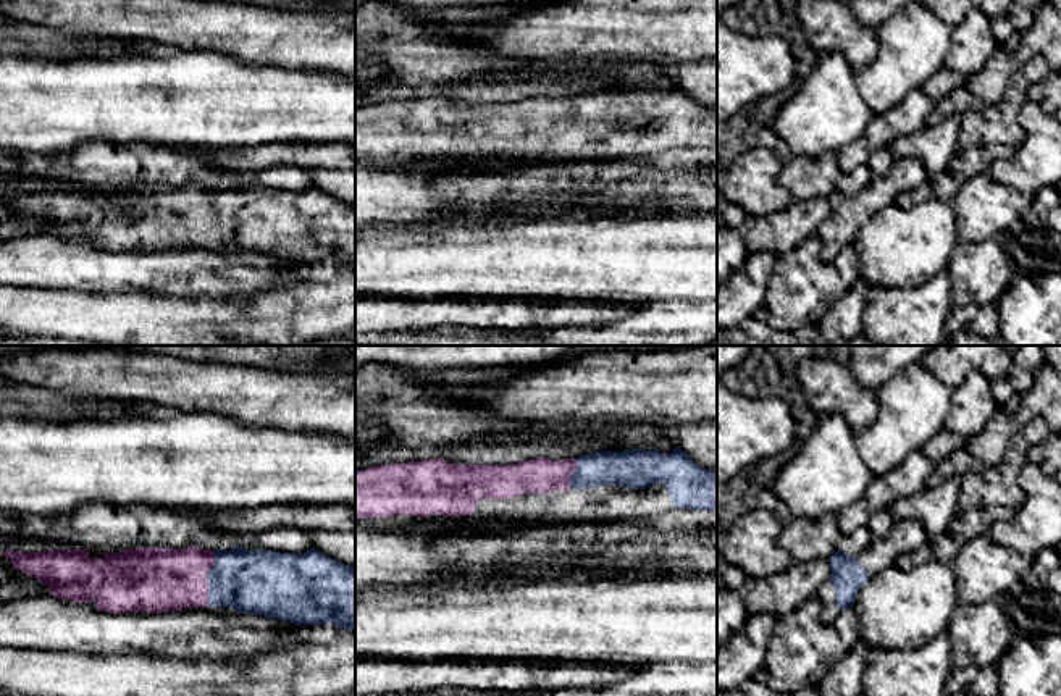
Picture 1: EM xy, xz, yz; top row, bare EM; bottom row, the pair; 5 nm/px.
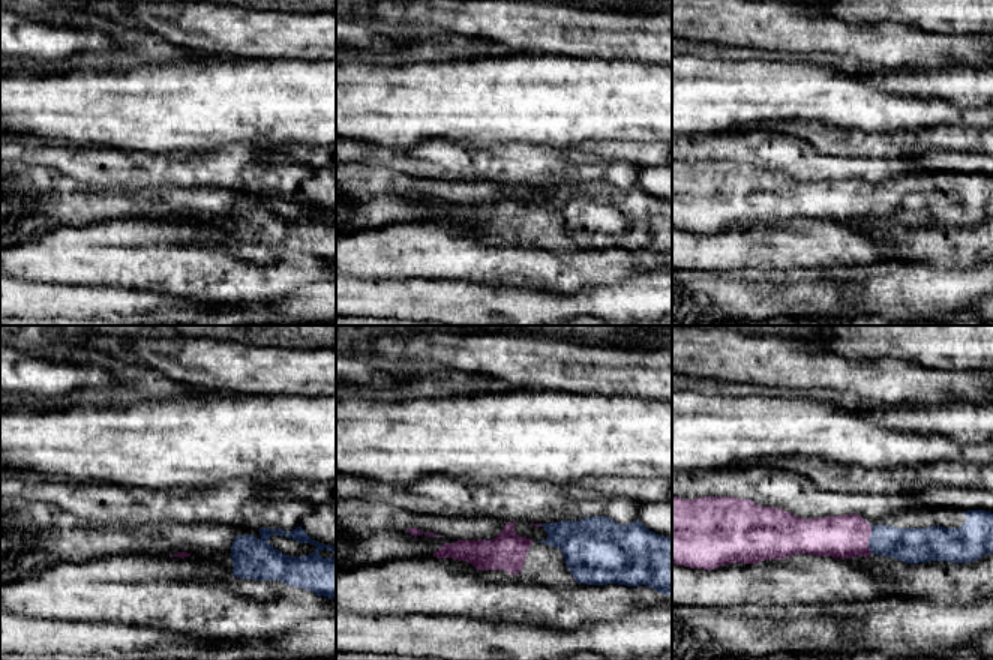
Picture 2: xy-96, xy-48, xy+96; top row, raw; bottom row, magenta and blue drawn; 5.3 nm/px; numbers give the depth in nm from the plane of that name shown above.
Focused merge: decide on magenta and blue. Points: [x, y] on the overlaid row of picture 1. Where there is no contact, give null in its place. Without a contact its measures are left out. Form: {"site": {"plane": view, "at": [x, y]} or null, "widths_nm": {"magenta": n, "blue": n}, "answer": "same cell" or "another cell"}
{"site": {"plane": "xy", "at": [207, 578]}, "widths_nm": {"magenta": 320, "blue": 320}, "answer": "same cell"}

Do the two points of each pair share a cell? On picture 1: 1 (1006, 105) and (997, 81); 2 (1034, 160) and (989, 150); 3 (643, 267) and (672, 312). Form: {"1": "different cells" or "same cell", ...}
{"1": "different cells", "2": "different cells", "3": "different cells"}

